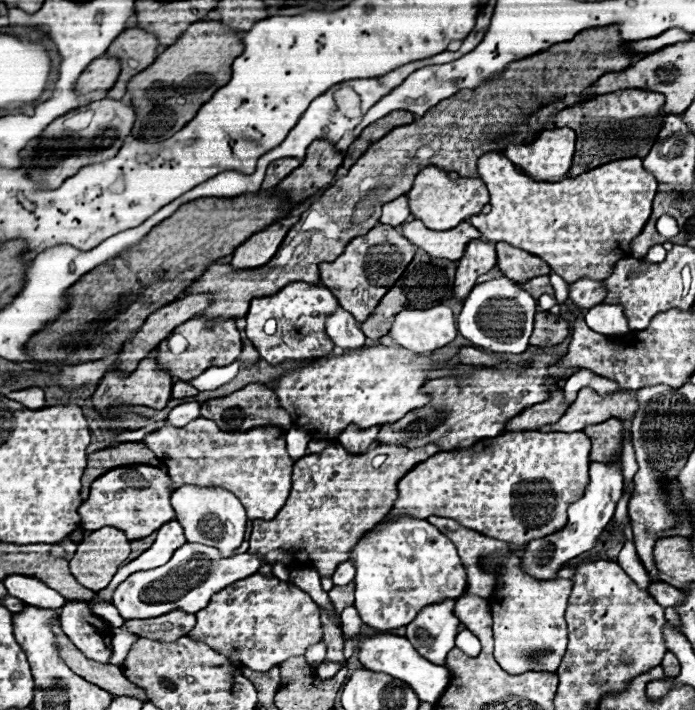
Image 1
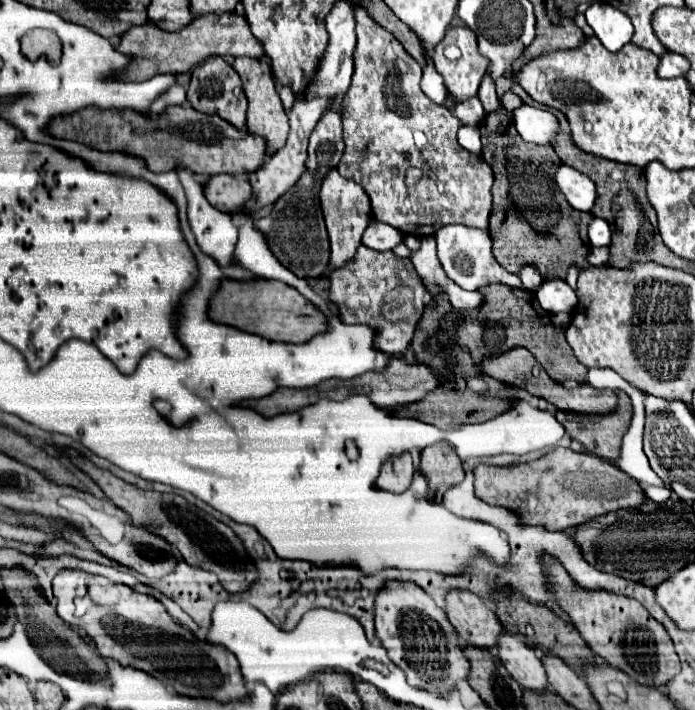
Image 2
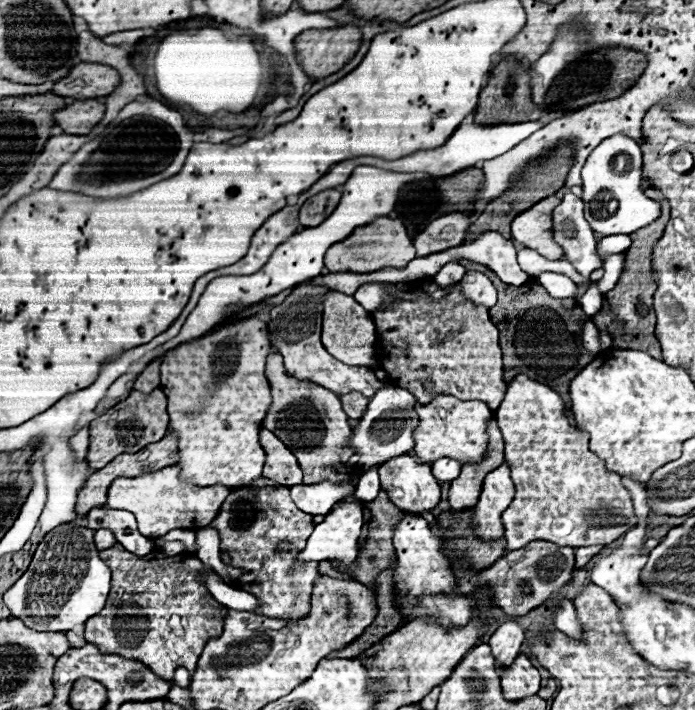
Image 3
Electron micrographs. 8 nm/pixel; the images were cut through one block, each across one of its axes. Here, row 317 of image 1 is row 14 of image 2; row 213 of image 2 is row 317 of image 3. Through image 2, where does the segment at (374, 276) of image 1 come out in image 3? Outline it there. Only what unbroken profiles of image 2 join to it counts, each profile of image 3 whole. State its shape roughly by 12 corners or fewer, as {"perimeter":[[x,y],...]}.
{"perimeter":[[420,280],[372,312],[394,386],[504,398],[488,308]]}

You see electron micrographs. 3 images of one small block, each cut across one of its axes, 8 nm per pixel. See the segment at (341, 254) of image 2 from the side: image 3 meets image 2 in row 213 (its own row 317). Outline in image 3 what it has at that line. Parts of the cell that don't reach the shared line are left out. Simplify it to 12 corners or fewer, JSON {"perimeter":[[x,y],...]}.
{"perimeter":[[324,294],[322,344],[372,368],[372,316],[352,296]]}

